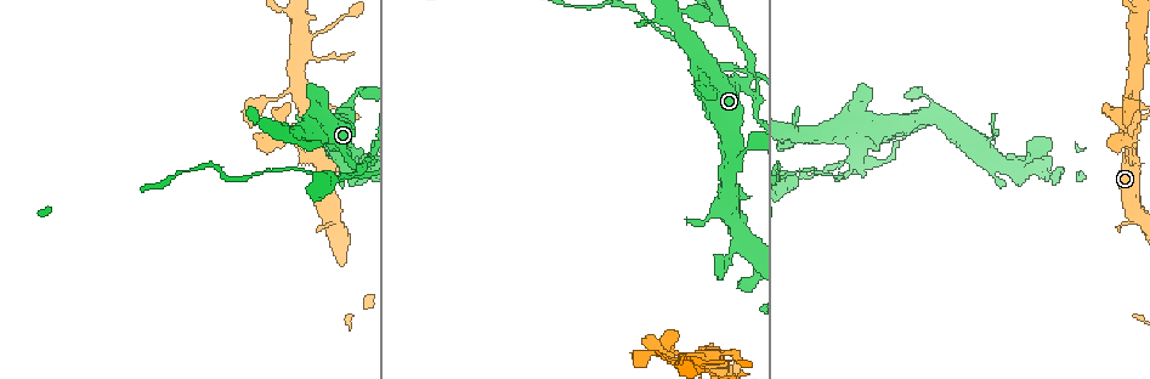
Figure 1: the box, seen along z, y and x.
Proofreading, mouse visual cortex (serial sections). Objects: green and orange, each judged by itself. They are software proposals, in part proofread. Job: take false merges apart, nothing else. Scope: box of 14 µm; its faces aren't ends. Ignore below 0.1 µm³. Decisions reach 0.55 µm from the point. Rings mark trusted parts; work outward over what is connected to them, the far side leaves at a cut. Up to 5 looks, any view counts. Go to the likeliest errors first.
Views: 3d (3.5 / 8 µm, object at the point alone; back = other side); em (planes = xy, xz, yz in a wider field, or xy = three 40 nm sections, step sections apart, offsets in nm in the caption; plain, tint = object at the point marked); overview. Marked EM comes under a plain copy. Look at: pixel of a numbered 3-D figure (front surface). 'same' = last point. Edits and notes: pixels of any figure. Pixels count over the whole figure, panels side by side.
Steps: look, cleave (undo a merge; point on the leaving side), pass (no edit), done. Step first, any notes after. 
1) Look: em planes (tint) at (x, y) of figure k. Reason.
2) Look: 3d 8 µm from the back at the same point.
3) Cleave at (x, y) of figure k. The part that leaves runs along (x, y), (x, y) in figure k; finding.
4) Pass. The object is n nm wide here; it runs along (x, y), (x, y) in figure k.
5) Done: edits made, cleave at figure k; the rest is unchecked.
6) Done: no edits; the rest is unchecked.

Look: 3d 3.5 µm at (745, 82) of figure 1. Arms part here.

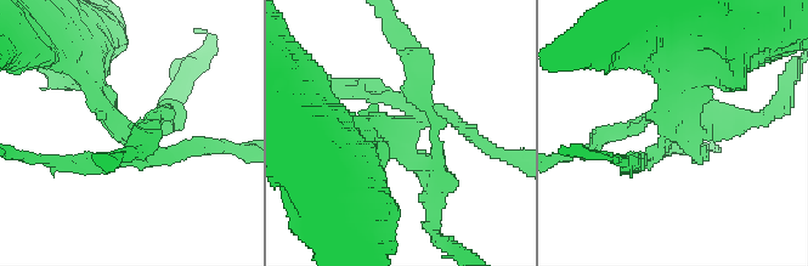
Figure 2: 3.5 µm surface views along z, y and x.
Look: em xy step 3 (tint) at (127, 132) of figure 2.

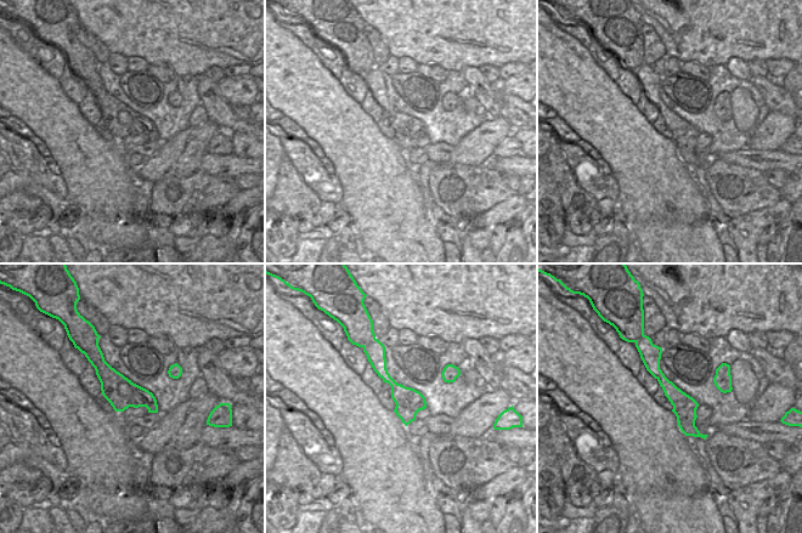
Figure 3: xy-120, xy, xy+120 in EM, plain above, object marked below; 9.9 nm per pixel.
Cleave at (154, 152) of figure 2. The object is 280 nm wide here; a border runs along (131, 383), (119, 385), (122, 410) in figure 3; two cells meet here.

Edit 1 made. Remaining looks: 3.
Look: overview.

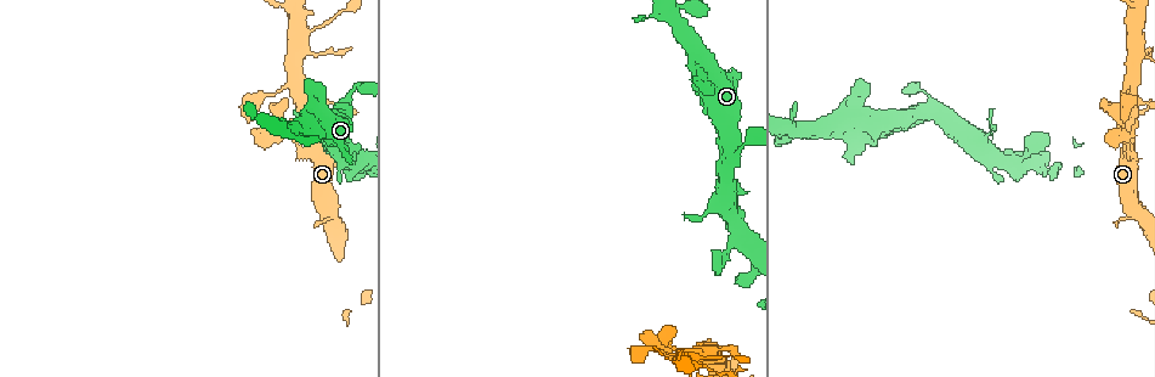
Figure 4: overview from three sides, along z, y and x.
Look: 3d 3.5 µm at (1134, 117) of figure 4. Looks like a crossing.

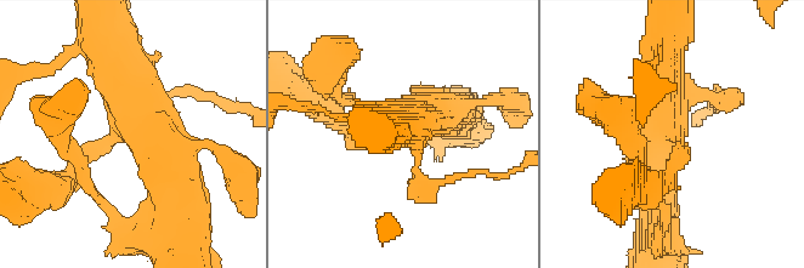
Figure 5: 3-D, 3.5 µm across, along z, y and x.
Look: em xy step 3 (tint) at (670, 131) of figure 5.

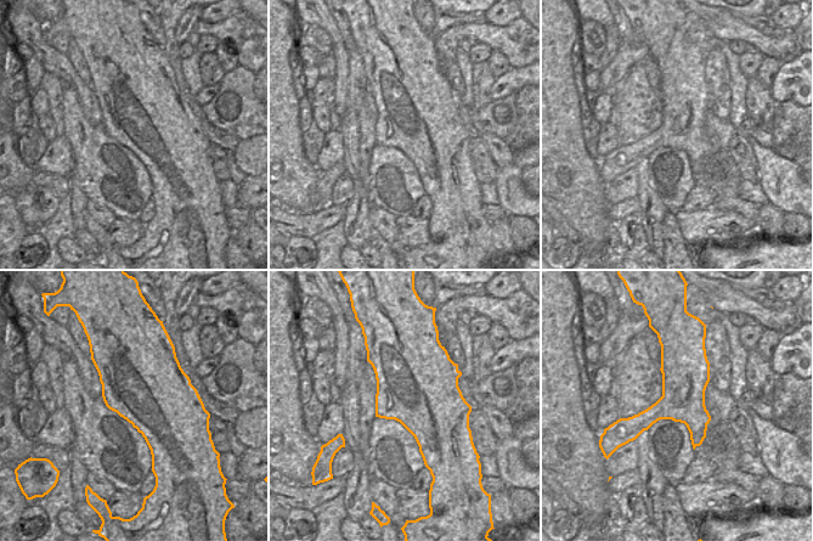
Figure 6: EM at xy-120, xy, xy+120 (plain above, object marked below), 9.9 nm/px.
Pass. 4 arms meet here; it runs along (173, 194), (117, 49) in figure 5; one cell here.

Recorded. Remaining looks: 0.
Done: edits made, cleave at figure 2; the rest is unchecked.

